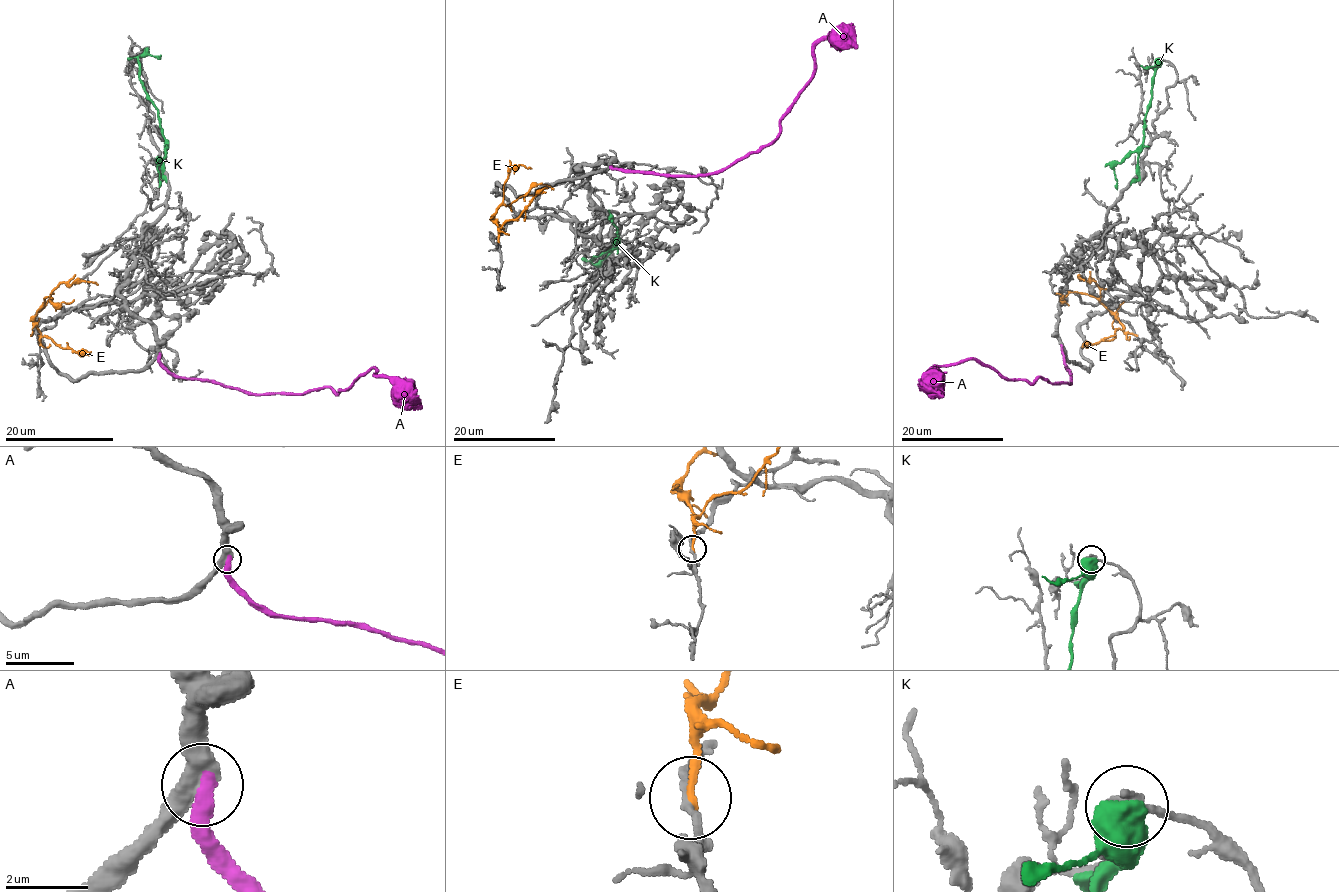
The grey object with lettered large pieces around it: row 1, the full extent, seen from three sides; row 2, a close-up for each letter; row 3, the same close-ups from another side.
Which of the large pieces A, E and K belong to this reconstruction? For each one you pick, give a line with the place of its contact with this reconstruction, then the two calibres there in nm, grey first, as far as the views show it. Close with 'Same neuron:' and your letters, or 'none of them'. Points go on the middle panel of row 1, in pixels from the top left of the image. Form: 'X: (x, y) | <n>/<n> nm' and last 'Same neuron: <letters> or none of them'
A: (611, 166) | 460/400 nm
Same neuron: A

